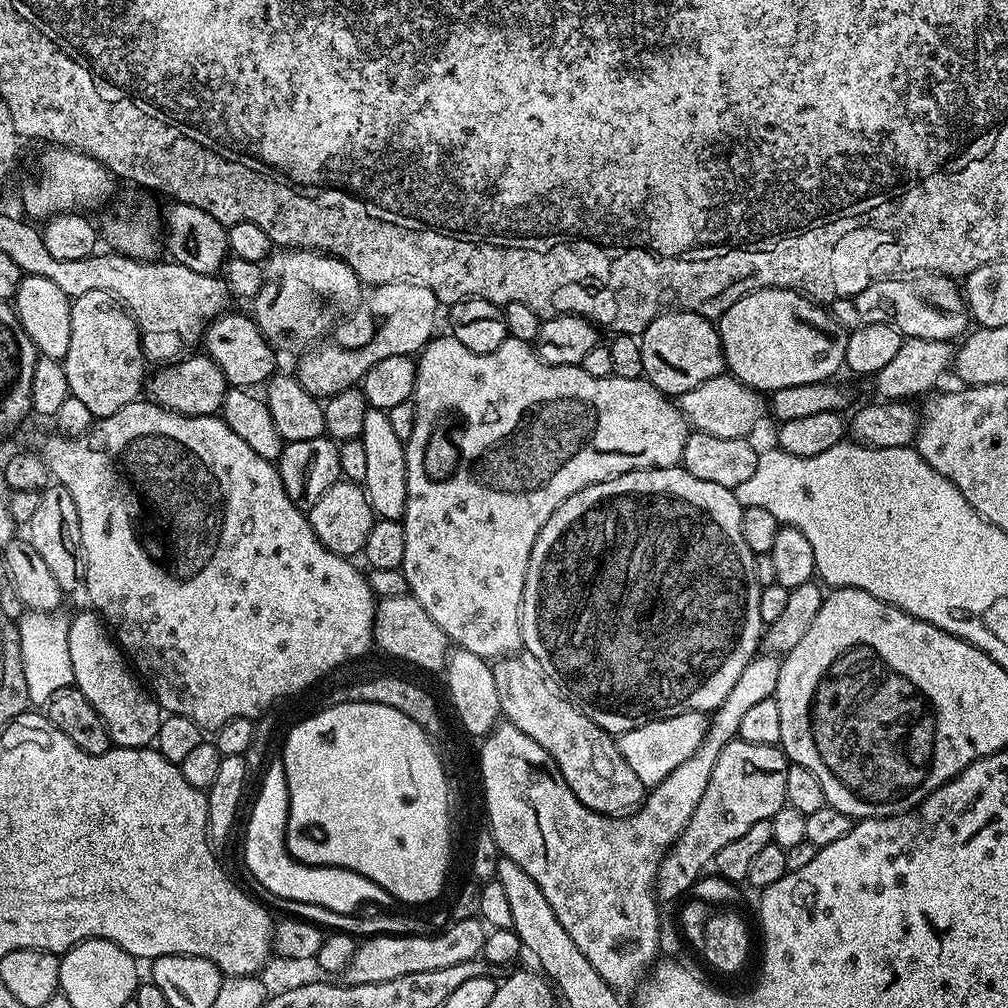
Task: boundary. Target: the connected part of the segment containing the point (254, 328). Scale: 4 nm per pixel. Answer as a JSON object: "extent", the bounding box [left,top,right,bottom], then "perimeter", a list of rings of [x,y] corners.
{"extent":[202,310,277,389],"perimeter":[[[229,310],[223,316],[217,316],[207,325],[202,344],[203,347],[208,347],[205,348],[206,355],[219,366],[231,387],[251,389],[256,386],[252,384],[263,385],[271,380],[277,371],[277,349],[268,343],[251,315],[243,316],[240,312]]]}

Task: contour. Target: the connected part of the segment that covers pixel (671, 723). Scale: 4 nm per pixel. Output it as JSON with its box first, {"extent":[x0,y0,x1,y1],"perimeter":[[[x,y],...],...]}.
{"extent":[618,712,709,786],"perimeter":[[[683,712],[674,718],[662,718],[654,722],[646,722],[646,726],[638,726],[629,732],[621,732],[618,736],[620,753],[626,762],[630,762],[630,770],[638,774],[638,778],[646,786],[655,786],[670,774],[670,770],[682,766],[698,746],[702,746],[704,735],[708,732],[709,717],[702,712]]]}

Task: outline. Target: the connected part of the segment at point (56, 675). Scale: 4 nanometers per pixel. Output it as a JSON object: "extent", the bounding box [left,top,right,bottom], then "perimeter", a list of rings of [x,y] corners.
{"extent":[18,611,74,706],"perimeter":[[[25,611],[18,621],[21,642],[21,662],[22,671],[26,678],[29,702],[32,706],[47,705],[48,699],[58,690],[73,687],[74,668],[70,666],[70,638],[68,637],[67,615],[63,616],[63,611],[55,612],[30,612]]]}

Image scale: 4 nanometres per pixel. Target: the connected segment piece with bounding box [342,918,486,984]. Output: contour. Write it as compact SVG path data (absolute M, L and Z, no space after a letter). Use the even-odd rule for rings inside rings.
M479 919L462 920L449 923L445 932L437 936L420 936L421 934L409 934L407 936L373 936L357 943L356 953L348 959L348 964L342 970L342 980L345 984L370 984L389 982L390 979L400 978L406 974L421 973L428 970L445 969L446 966L454 966L455 963L477 959L484 951L484 938L486 928Z

